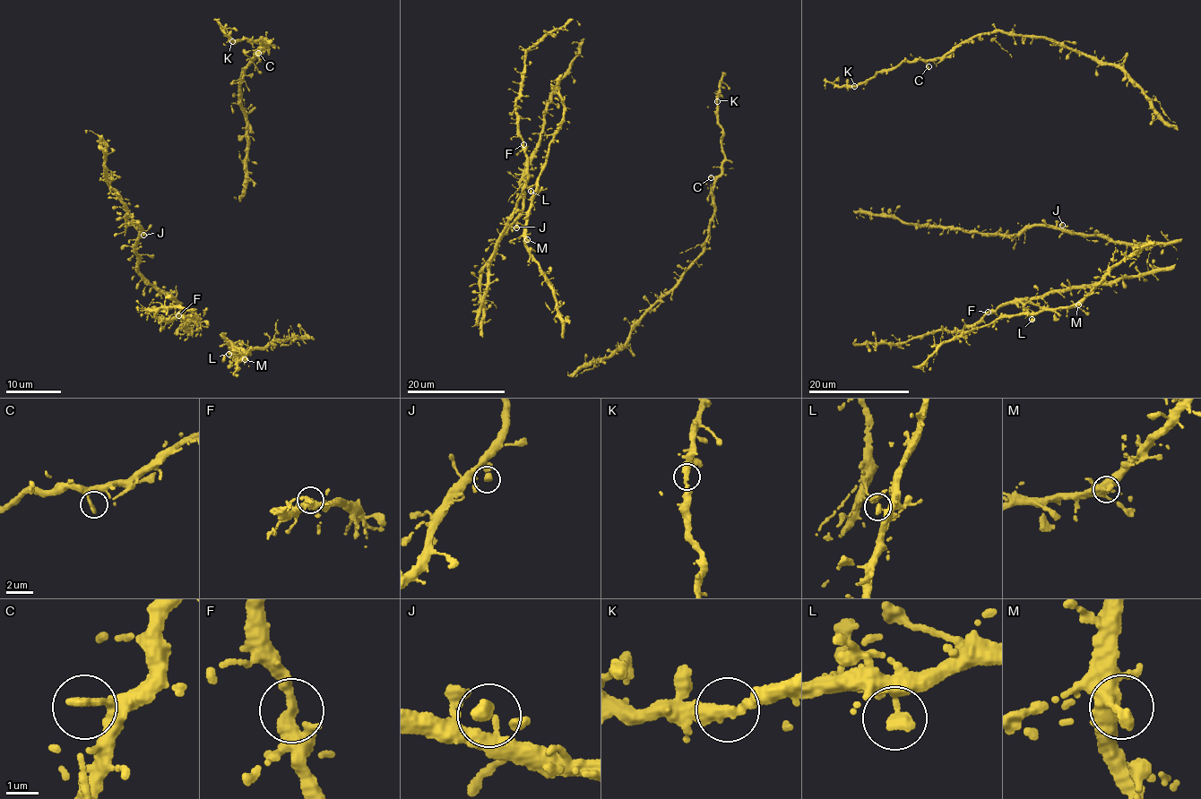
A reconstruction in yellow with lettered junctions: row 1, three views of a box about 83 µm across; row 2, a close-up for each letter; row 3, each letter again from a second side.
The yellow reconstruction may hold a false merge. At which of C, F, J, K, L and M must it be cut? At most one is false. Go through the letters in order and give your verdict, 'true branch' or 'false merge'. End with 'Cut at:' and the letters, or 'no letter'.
C: true branch
F: true branch
J: true branch
K: true branch
L: true branch
M: true branch
Cut at: no letter

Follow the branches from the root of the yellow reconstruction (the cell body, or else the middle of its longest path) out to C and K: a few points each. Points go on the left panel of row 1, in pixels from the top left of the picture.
C: (239, 201), (248, 147), (243, 111), (237, 104), (238, 87), (262, 47), (261, 36), (266, 45), (258, 53)
K: (239, 201), (248, 147), (238, 87), (262, 47), (260, 36), (266, 45), (231, 40)

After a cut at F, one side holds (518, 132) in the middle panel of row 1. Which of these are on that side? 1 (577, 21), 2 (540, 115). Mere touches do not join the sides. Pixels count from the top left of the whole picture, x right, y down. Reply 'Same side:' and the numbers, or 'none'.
Same side: 1

